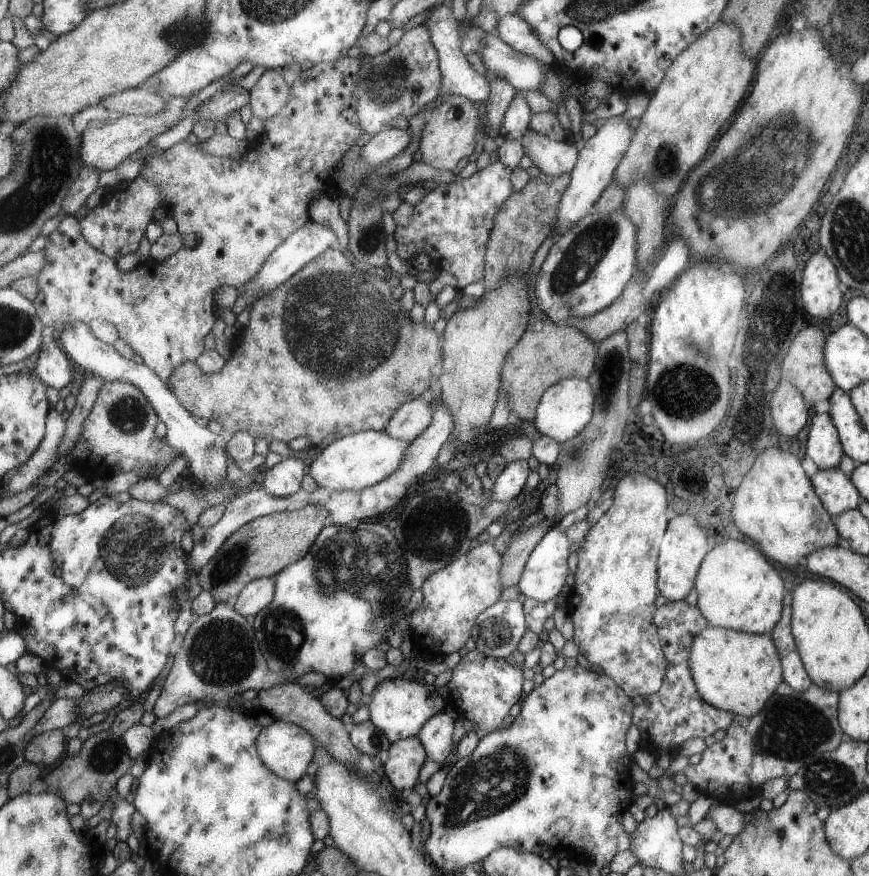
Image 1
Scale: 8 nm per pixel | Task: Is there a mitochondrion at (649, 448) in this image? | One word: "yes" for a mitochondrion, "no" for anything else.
no

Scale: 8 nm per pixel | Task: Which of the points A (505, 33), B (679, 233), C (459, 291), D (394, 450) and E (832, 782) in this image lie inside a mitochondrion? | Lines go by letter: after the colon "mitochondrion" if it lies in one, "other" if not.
A: other
B: other
C: other
D: other
E: mitochondrion

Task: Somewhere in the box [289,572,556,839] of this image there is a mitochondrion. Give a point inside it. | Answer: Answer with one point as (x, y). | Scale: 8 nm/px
(486, 787)

